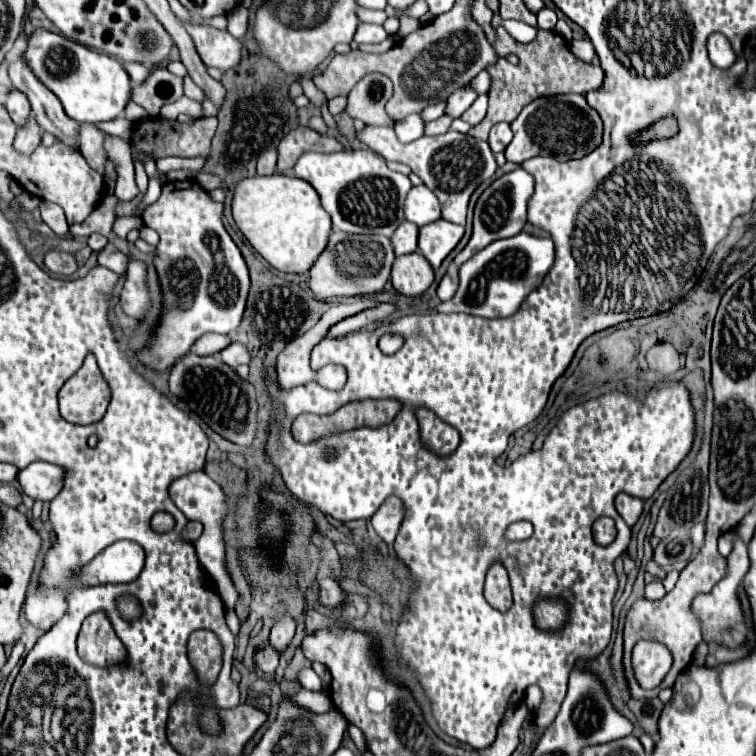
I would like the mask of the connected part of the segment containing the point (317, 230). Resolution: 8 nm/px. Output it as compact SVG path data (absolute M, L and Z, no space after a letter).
M270 175L240 181L234 191L232 213L238 229L252 247L278 271L308 273L326 249L332 219L320 203L314 187L298 177Z

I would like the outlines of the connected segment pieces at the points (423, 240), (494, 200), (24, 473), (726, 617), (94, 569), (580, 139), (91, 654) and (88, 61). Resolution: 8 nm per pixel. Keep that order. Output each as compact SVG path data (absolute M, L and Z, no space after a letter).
M438 219L426 227L420 227L418 249L430 261L430 265L438 269L446 255L460 243L462 235L464 235L462 225Z
M522 167L514 169L512 173L502 175L500 179L496 179L478 199L476 209L474 209L474 233L468 241L468 245L454 257L456 267L460 267L464 261L468 261L476 251L482 251L486 245L490 245L492 241L498 239L506 239L506 237L514 237L516 233L520 233L526 225L526 215L528 215L528 199L534 193L534 177L524 171Z
M34 461L18 471L18 483L24 495L34 501L52 501L62 489L62 469L46 461Z
M732 529L730 533L734 535L734 547L732 547L732 555L728 557L728 574L726 574L722 581L718 581L718 583L714 585L714 589L712 589L708 595L698 595L698 597L694 599L694 611L696 611L698 617L700 617L702 633L704 633L704 637L706 637L708 643L714 643L714 641L716 641L716 635L718 635L720 631L726 631L732 623L740 623L740 621L742 621L742 609L740 609L740 601L738 601L736 589L738 589L743 577L749 570L750 560L747 545L740 539L738 529Z
M118 541L96 555L90 565L86 565L86 571L82 571L82 581L86 585L130 583L140 575L142 565L144 549L134 541Z
M582 95L538 97L536 101L532 101L522 109L516 121L512 121L512 131L514 131L514 139L504 153L508 161L518 165L538 155L554 157L558 161L580 159L602 143L602 119L586 103L586 97Z
M104 611L88 615L78 635L78 655L94 667L114 667L128 663L128 653L118 639Z
M44 29L34 31L24 53L38 79L60 99L66 115L78 123L112 121L130 101L130 77L120 61Z

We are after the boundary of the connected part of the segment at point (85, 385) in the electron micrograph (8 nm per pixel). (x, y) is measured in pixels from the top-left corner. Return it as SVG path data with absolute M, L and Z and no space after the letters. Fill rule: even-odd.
M94 355L86 357L86 363L72 375L60 389L60 413L70 423L94 423L104 417L110 403L110 387L102 377Z

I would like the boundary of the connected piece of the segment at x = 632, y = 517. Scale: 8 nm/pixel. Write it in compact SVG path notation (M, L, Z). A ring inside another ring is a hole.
M620 493L618 497L616 497L616 509L618 509L618 513L622 515L622 519L632 527L636 521L638 521L638 517L642 515L642 507L644 507L644 501L642 499L638 499L638 497L632 497L632 495L628 495L628 493Z

